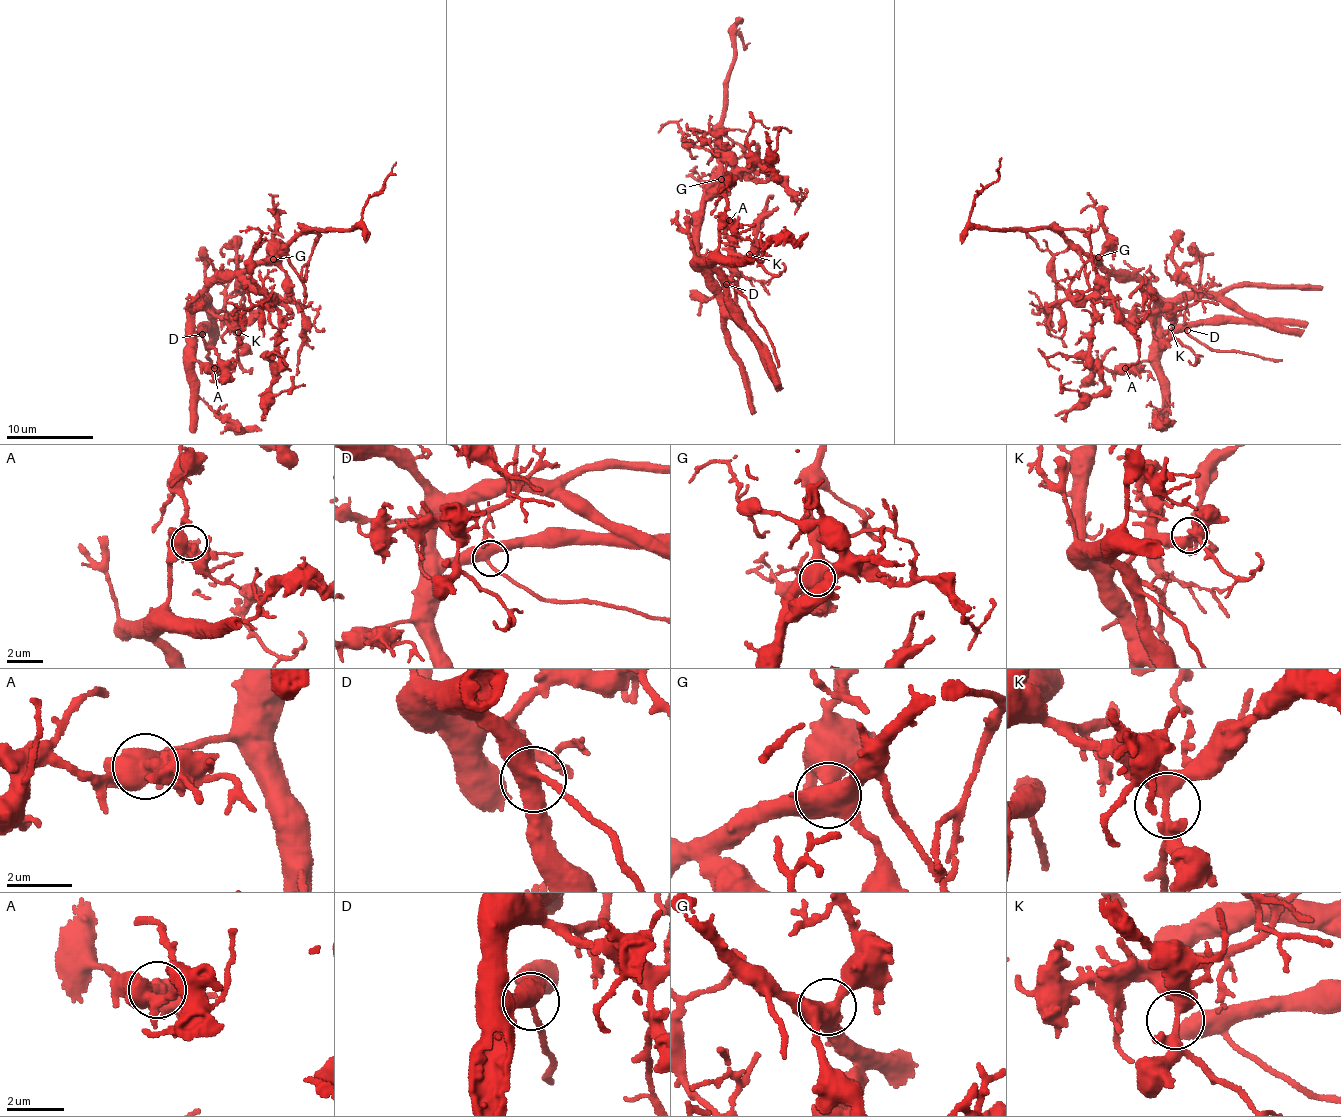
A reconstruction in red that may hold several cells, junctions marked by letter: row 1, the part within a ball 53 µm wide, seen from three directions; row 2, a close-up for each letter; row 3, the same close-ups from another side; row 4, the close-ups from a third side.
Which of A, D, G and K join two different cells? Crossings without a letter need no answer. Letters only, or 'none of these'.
none of these

